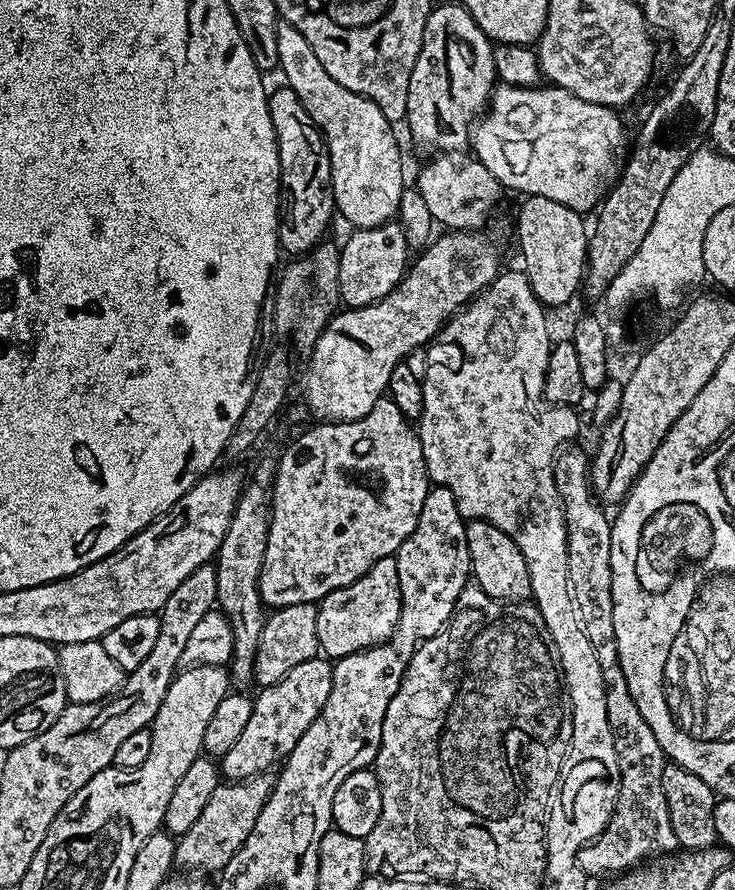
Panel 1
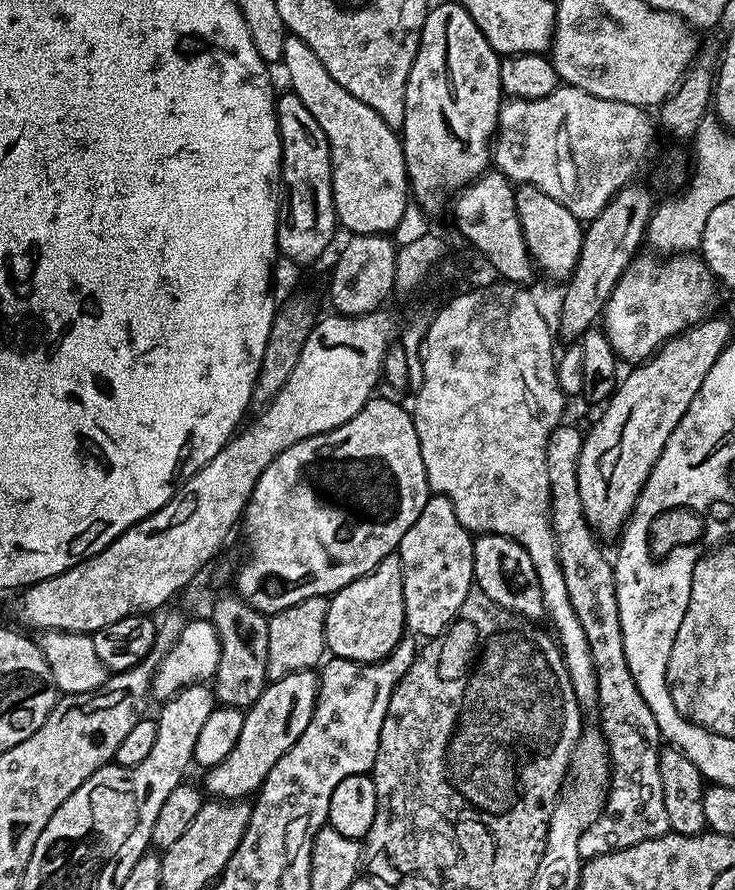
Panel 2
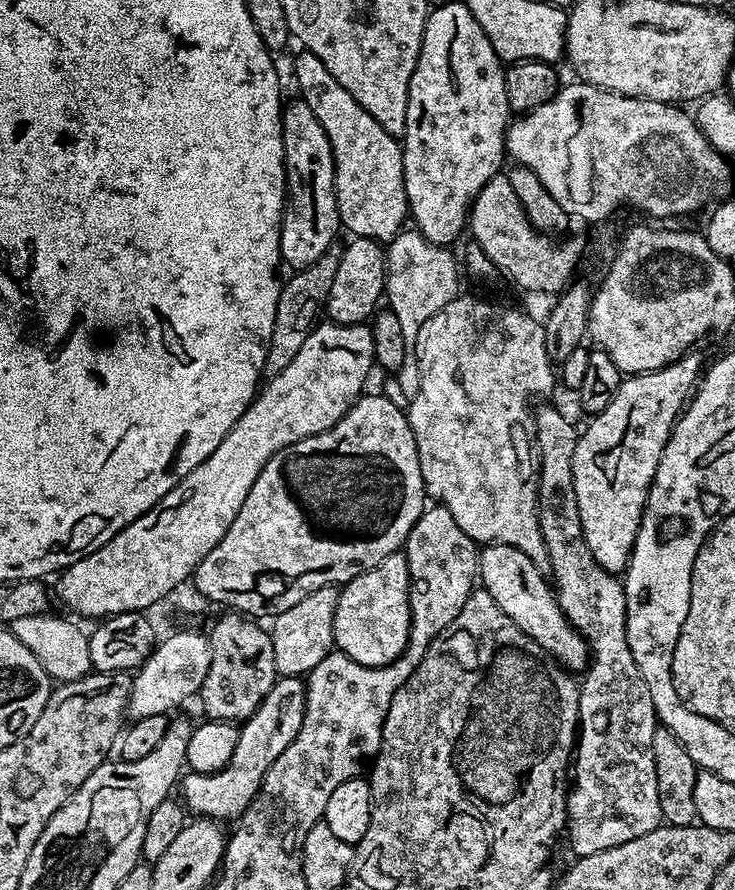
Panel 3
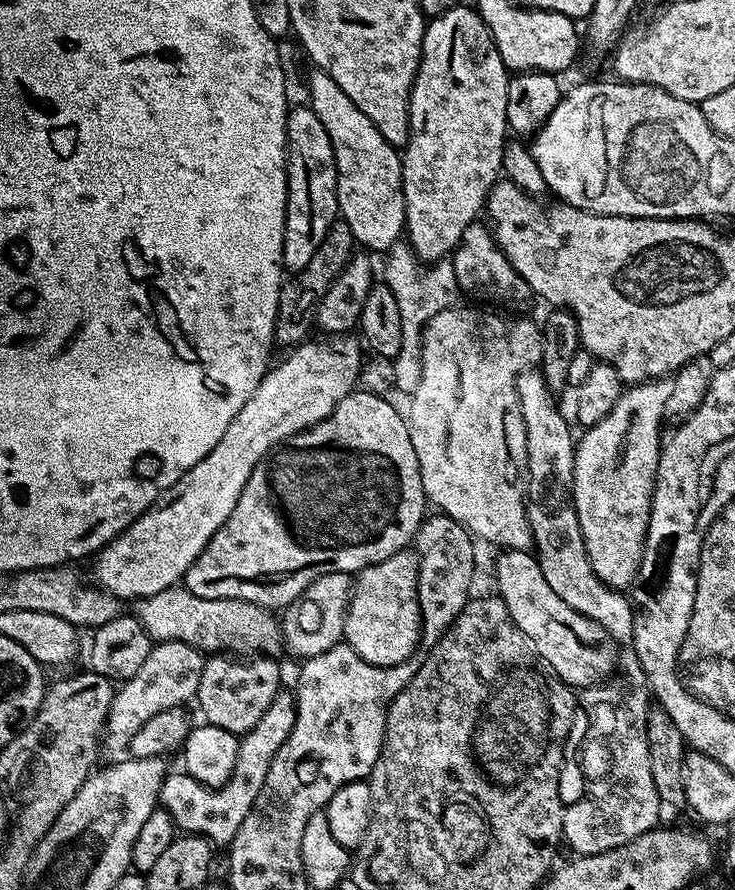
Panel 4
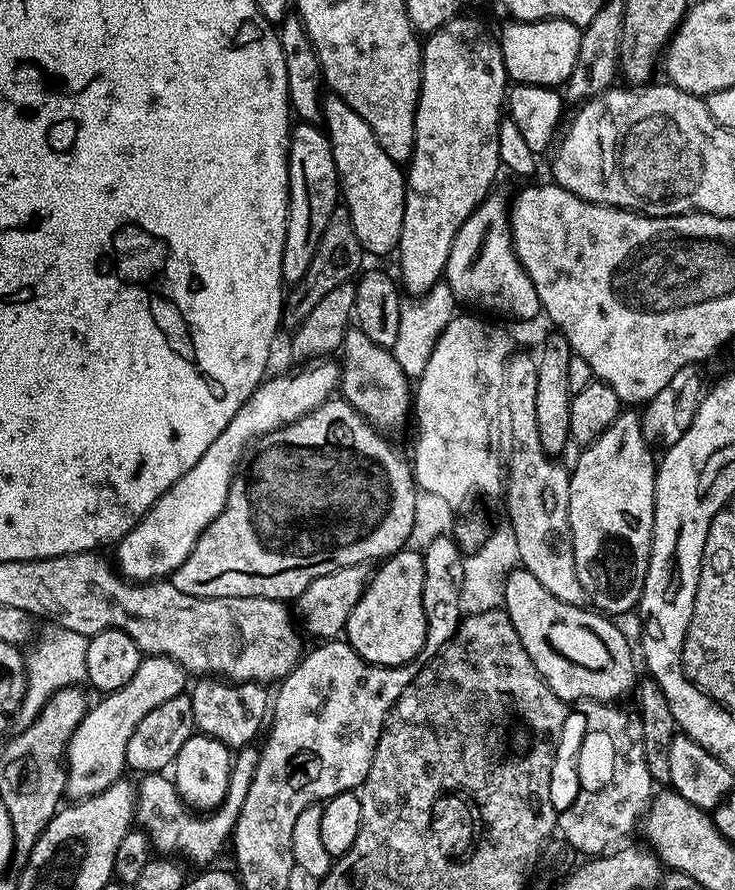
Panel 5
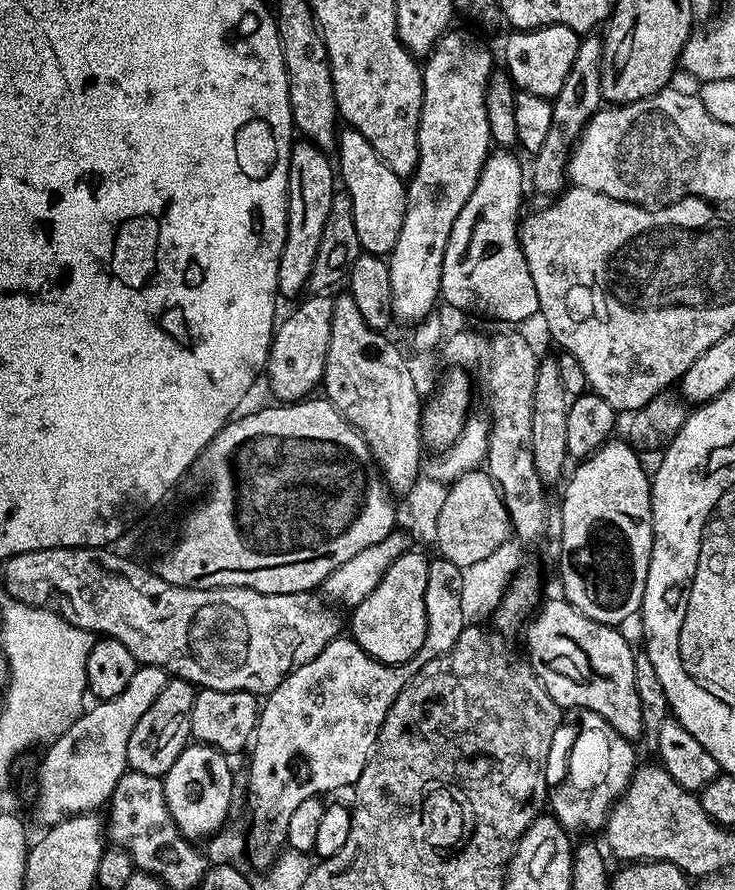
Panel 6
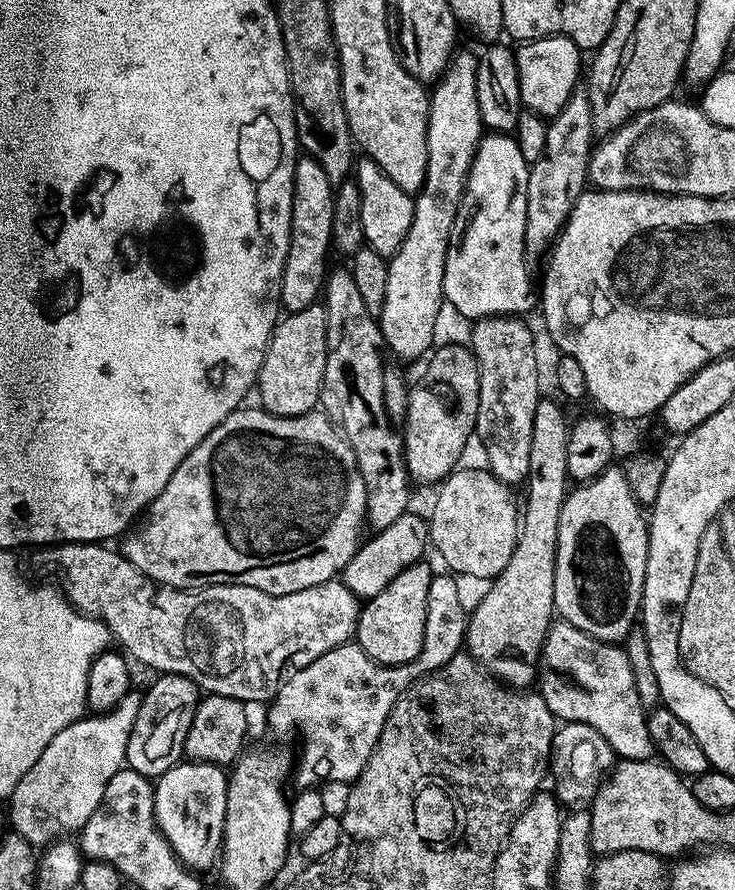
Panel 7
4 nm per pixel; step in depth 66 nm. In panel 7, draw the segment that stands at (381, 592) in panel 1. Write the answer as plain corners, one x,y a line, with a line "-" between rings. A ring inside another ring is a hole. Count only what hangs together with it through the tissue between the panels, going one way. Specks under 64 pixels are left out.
425,562
403,568
386,590
367,601
360,610
360,623
356,626
354,640
364,640
364,647
380,660
408,660
422,650
423,634
427,620
427,594
434,573

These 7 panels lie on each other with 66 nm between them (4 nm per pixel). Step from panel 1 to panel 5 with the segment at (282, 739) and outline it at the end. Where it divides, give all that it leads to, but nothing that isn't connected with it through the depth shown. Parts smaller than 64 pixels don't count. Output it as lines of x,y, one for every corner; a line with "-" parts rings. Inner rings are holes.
249,746
241,748
235,753
232,761
232,773
230,774
230,782
228,789
224,795
224,801
211,810
201,814
199,811
188,807
188,804
181,798
180,792
176,788
175,779
169,778
164,774
144,774
139,777
138,787
136,789
136,815
135,823
142,827
143,835
147,836
151,847
157,853
167,854
172,858
181,858
185,856
192,864
202,864
200,866
208,866
213,863
212,859
219,854
220,851
225,851
226,845
232,839
232,832
236,828
238,822
238,814
242,814
242,805
246,802
246,794
250,791
250,784
254,782
254,772
258,770
258,762
260,761
260,748

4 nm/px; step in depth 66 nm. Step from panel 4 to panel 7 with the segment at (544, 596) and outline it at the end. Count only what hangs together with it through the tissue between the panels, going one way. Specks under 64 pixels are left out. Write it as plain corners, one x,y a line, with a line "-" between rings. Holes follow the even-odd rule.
556,622
549,628
544,639
542,667
538,672
538,691
550,706
557,721
573,720
576,724
585,724
586,727
593,728
600,735
597,737
603,743
609,744
617,757
639,757
640,747
652,743
646,709
634,686
634,670
630,670
627,651
615,643
596,640
590,634
578,630
578,626

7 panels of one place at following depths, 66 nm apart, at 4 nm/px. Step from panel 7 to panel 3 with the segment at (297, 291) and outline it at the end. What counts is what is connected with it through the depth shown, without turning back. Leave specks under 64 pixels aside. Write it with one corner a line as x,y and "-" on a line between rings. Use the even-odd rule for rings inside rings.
295,98
283,105
280,121
282,122
282,146
284,147
284,175
286,177
286,207
284,209
284,218
280,222
280,259
285,265
289,264
289,269
299,270
310,266
314,262
318,262
318,258
322,258
322,254
326,254
326,250
330,245
337,243
336,231
341,231
340,211
336,205
336,163
332,157
332,147
330,146
330,138
326,138
326,130
322,130
322,122
318,122
318,118
314,118
314,110
310,110
310,106
306,106
303,98

